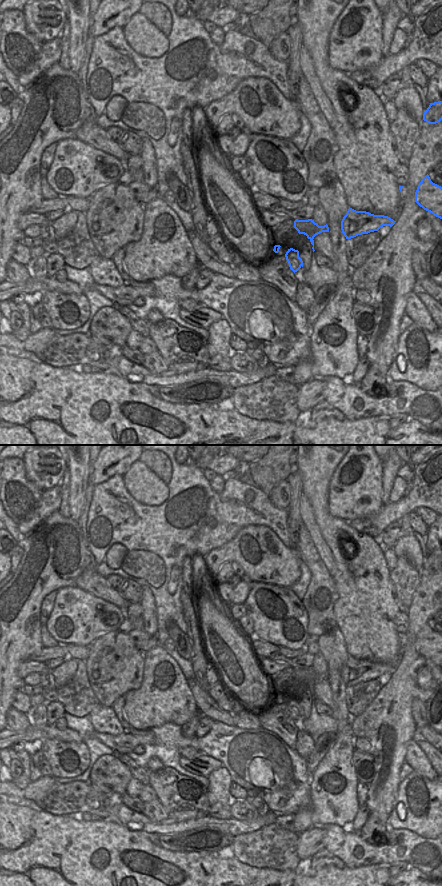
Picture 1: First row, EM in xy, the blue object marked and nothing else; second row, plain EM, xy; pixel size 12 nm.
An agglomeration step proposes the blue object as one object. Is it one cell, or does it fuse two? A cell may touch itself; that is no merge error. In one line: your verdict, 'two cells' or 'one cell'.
one cell

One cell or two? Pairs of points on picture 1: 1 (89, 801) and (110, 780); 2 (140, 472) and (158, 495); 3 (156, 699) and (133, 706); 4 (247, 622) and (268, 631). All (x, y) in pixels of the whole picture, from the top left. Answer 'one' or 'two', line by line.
1: two
2: one
3: one
4: two

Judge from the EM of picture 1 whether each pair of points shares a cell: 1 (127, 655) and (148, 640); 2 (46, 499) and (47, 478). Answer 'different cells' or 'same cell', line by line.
1: different cells
2: different cells

